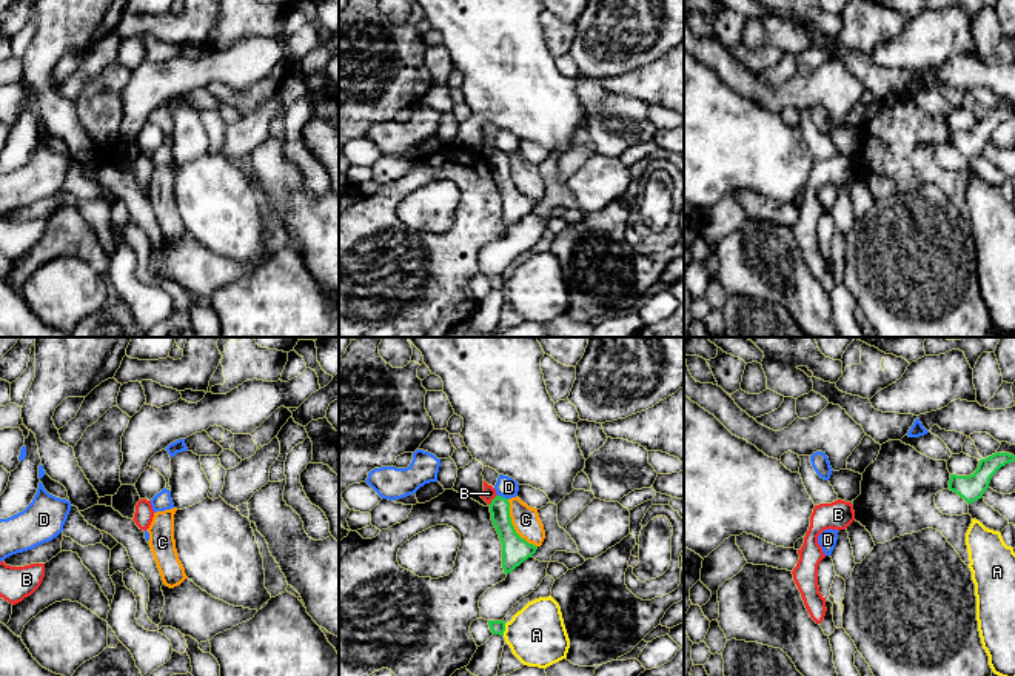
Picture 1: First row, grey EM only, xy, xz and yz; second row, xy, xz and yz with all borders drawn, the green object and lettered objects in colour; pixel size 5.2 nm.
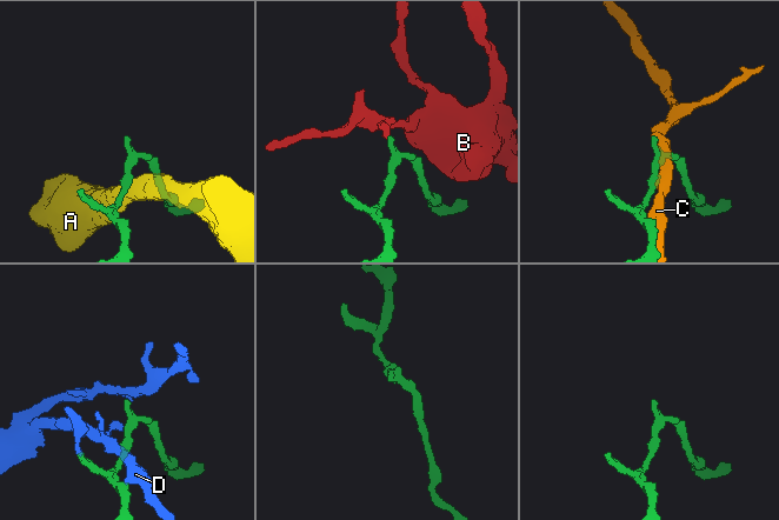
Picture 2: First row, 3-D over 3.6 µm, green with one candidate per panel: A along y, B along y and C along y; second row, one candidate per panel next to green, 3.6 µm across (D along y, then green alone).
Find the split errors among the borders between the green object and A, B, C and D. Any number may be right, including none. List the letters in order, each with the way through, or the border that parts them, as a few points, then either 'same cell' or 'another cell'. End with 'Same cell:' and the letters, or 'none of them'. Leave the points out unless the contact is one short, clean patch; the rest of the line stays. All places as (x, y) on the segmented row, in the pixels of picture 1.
A: border xz (505, 624), (502, 635); another cell
B: border xz (496, 495), (489, 505); another cell
C: another cell
D: another cell
Same cell: none of them

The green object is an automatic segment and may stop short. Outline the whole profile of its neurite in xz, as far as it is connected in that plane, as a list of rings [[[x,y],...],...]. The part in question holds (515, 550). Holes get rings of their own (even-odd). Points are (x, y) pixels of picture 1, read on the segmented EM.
[[[496,496],[488,507],[490,507],[493,525],[502,544],[502,568],[504,573],[508,574],[516,567],[519,567],[524,561],[533,557],[538,547],[528,544],[516,533],[510,517],[508,499],[502,496]]]

